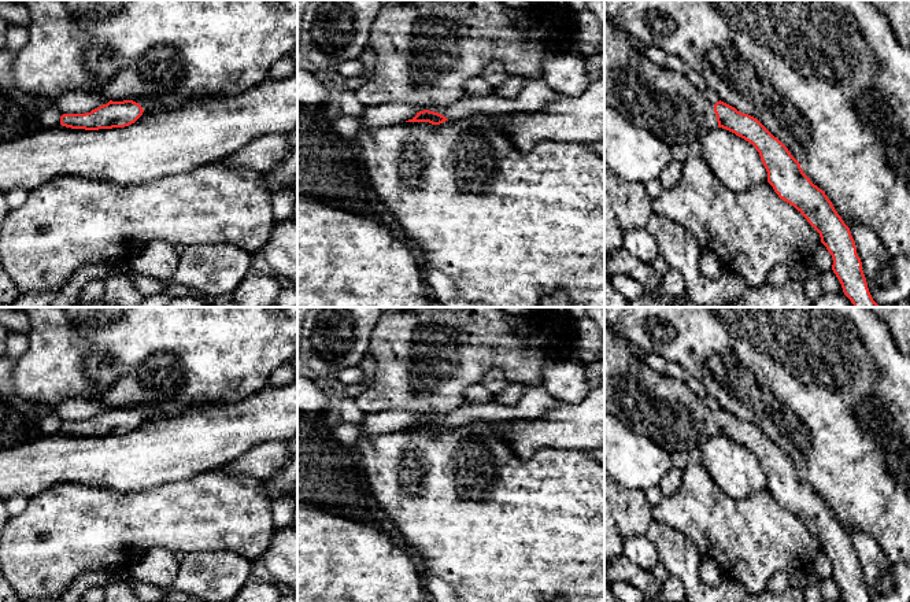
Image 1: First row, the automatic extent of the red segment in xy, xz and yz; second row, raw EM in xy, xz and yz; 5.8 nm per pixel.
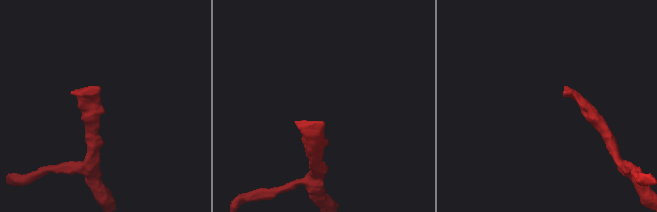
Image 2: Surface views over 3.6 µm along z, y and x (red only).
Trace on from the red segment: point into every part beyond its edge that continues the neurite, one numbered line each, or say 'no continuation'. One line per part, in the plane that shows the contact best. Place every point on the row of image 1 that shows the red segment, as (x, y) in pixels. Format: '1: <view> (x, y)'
1: yz (654, 98)

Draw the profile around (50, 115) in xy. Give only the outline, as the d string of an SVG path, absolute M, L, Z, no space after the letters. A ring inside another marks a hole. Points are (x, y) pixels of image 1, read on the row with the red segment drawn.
M53 100L51 104L44 107L40 111L40 121L42 123L42 128L55 128L60 125L60 117L63 114L59 111L59 108L55 106Z

